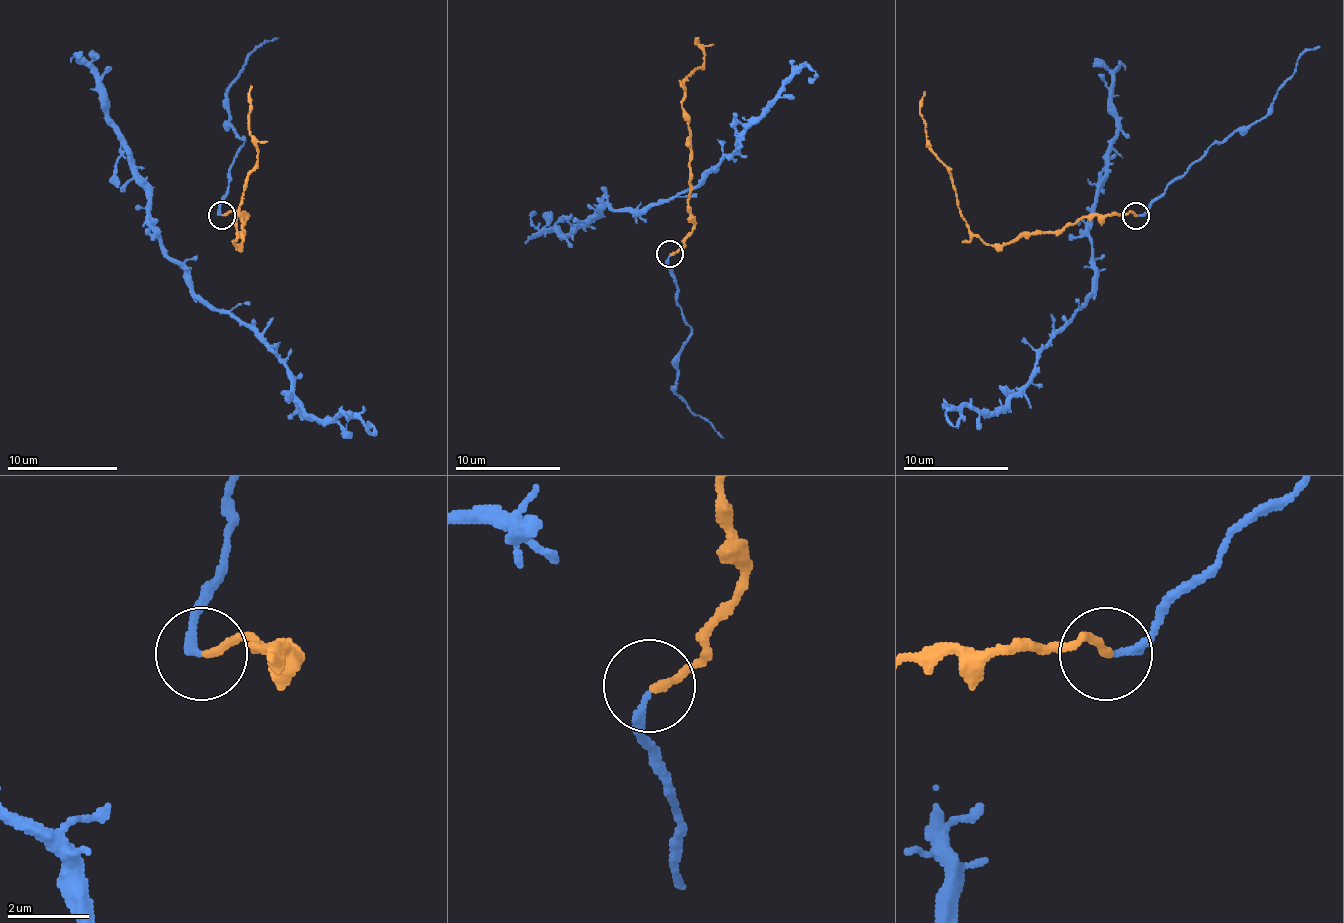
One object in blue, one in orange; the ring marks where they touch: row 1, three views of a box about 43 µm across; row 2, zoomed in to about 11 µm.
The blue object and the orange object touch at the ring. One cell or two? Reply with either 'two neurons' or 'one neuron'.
two neurons

